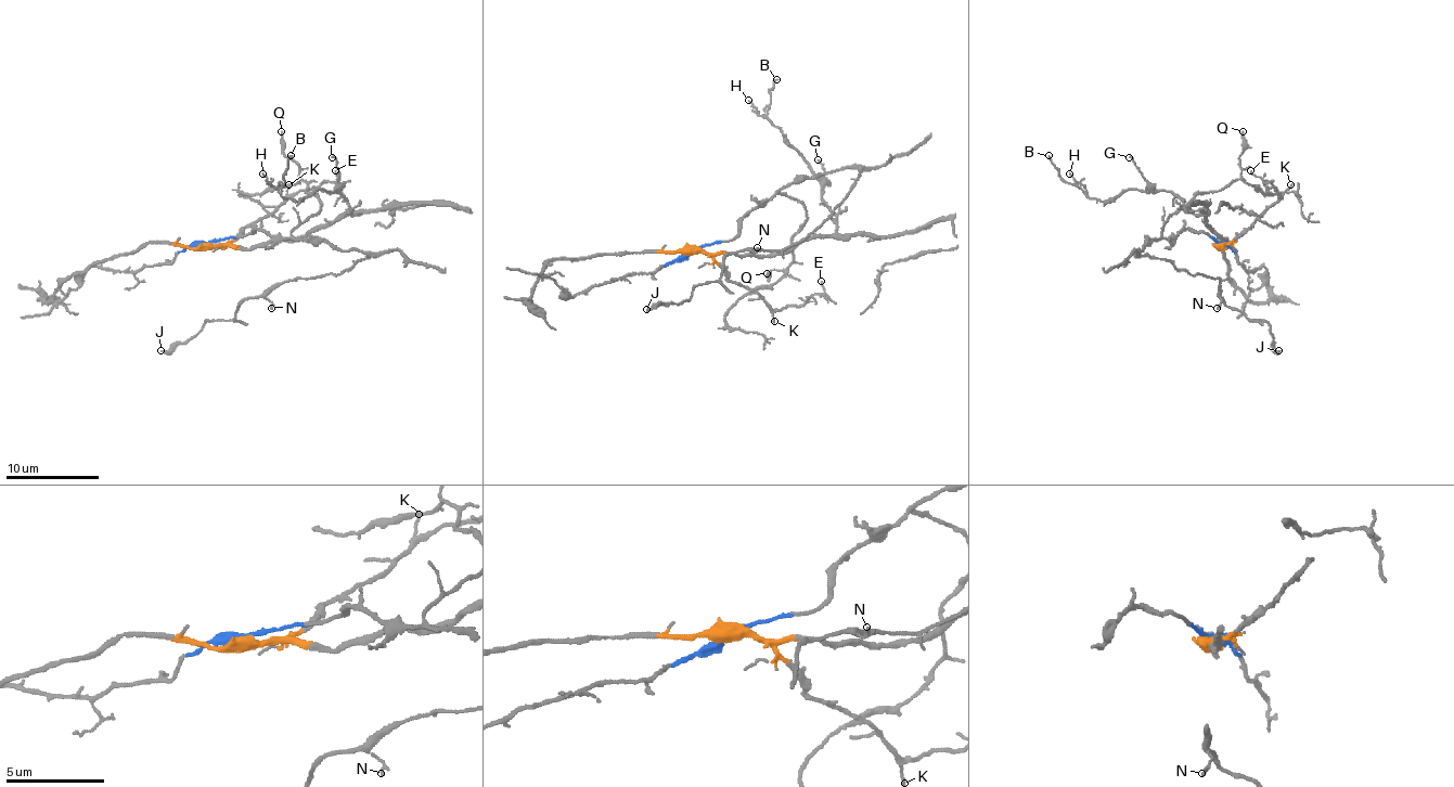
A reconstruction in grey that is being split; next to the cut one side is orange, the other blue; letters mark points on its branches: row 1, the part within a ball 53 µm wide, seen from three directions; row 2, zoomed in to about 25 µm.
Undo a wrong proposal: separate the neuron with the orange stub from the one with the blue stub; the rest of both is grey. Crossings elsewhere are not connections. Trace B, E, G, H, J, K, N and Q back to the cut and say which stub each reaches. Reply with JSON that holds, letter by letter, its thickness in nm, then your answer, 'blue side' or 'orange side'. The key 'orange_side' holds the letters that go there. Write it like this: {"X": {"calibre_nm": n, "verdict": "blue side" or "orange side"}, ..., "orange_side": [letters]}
{"B": {"calibre_nm": 140, "verdict": "orange side"}, "E": {"calibre_nm": 100, "verdict": "orange side"}, "G": {"calibre_nm": 110, "verdict": "orange side"}, "H": {"calibre_nm": 80, "verdict": "orange side"}, "J": {"calibre_nm": 240, "verdict": "blue side"}, "K": {"calibre_nm": 120, "verdict": "orange side"}, "N": {"calibre_nm": 130, "verdict": "blue side"}, "Q": {"calibre_nm": 160, "verdict": "blue side"}, "orange_side": ["B", "E", "G", "H", "K"]}

